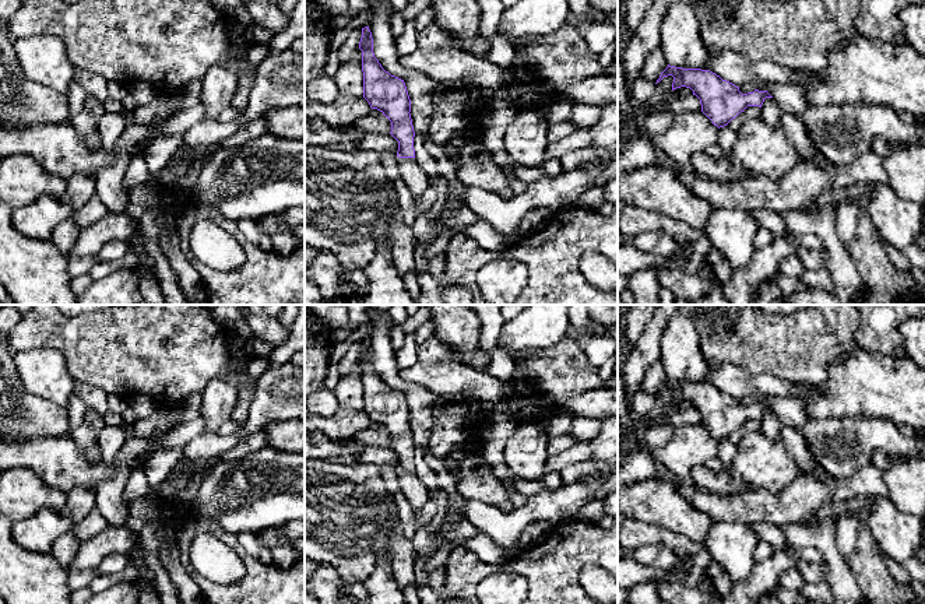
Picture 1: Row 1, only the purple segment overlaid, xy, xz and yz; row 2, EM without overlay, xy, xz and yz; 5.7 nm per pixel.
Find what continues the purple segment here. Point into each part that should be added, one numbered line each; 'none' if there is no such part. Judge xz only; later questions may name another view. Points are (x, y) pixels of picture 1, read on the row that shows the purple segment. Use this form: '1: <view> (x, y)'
1: xz (414, 176)

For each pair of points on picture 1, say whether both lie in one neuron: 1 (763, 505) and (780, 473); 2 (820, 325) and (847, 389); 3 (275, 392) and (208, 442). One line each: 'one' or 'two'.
1: two
2: two
3: one

